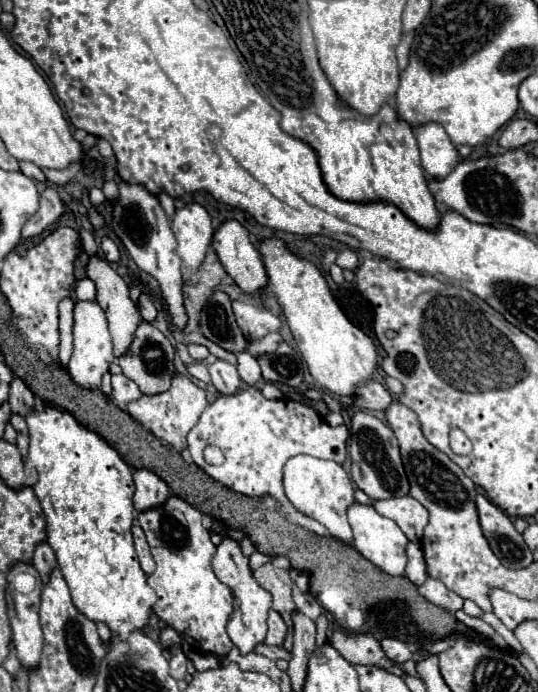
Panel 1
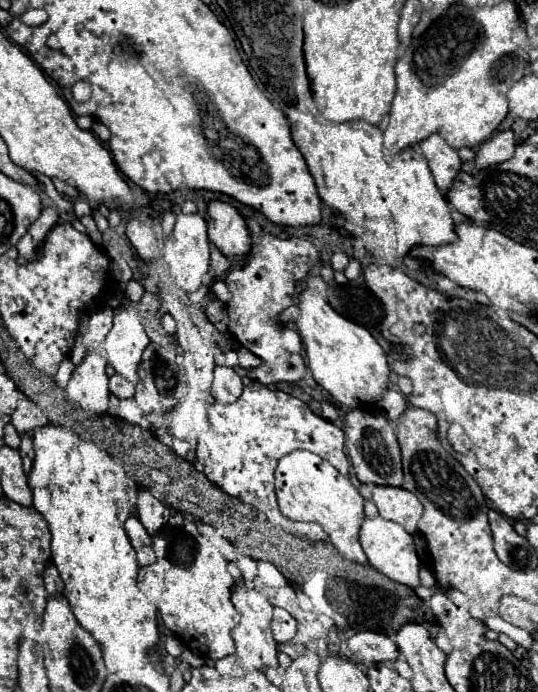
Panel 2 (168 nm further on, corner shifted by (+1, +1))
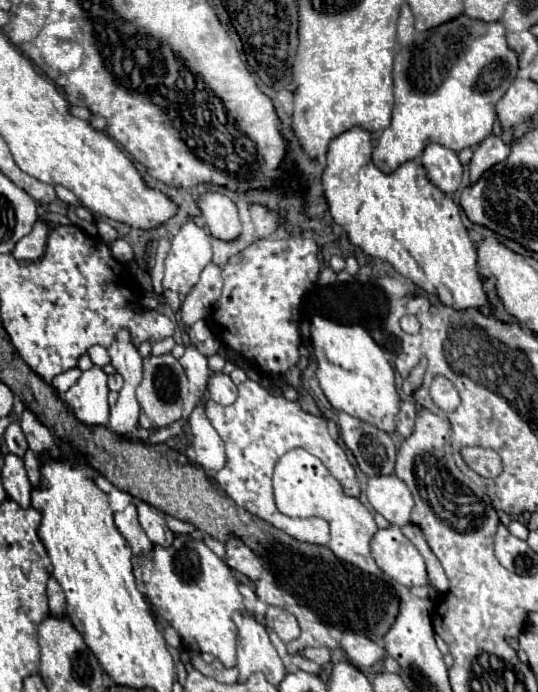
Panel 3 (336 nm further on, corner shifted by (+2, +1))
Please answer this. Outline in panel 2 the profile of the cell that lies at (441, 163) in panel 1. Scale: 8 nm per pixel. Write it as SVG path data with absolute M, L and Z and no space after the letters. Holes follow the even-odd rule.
M430 134L418 144L418 148L428 158L436 184L440 188L448 188L460 172L462 162L458 152L440 134Z

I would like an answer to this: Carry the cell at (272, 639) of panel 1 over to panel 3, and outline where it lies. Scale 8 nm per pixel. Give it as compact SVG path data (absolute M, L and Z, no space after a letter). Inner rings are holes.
M269 606L265 614L265 622L267 622L267 628L271 628L283 642L291 642L299 636L297 618L279 606Z

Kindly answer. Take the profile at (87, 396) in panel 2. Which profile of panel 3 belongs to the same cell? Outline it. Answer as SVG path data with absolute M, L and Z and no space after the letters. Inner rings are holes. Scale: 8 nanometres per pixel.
M93 366L85 372L81 372L75 386L71 386L63 398L73 408L73 414L89 424L101 424L105 426L109 422L109 404L107 404L107 374L103 368Z

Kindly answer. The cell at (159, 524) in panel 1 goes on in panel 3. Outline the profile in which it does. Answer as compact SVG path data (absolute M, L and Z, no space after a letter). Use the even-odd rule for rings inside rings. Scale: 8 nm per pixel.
M175 534L169 548L157 546L153 564L137 566L133 574L139 592L149 600L155 614L165 618L191 650L209 652L227 668L235 666L237 626L233 612L243 610L243 602L233 570L189 534Z

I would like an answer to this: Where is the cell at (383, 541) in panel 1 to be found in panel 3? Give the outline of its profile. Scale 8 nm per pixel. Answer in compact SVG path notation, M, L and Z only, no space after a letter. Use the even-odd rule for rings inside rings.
M399 526L381 528L371 538L371 554L381 572L405 588L425 586L425 562Z

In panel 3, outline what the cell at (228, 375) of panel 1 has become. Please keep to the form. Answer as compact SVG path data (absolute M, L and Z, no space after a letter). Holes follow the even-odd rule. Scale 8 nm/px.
M215 372L209 378L209 396L217 402L217 404L233 404L237 400L237 386L231 382L231 378L223 372Z

